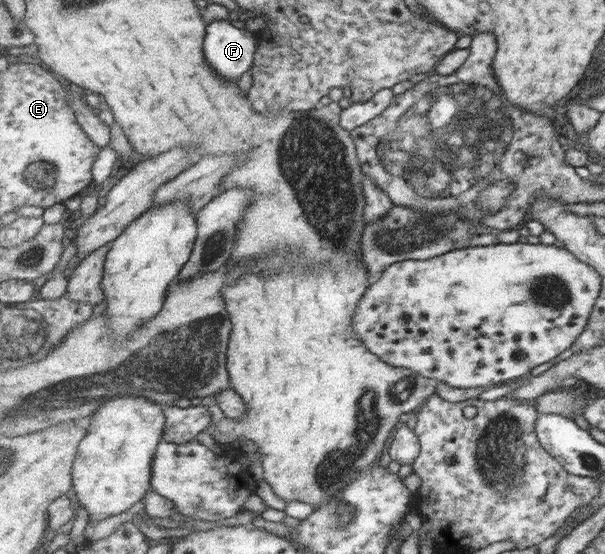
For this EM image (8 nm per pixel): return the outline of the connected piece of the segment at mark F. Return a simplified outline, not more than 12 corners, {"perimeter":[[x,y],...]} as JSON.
{"perimeter":[[215,19],[206,60],[236,82],[257,59],[258,32]]}

